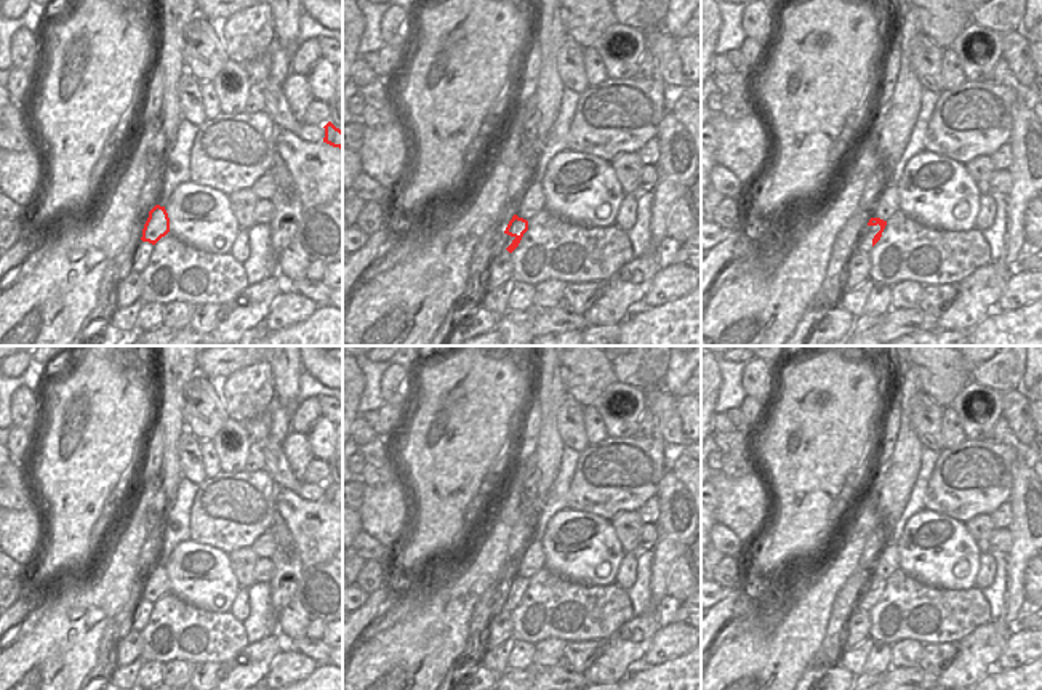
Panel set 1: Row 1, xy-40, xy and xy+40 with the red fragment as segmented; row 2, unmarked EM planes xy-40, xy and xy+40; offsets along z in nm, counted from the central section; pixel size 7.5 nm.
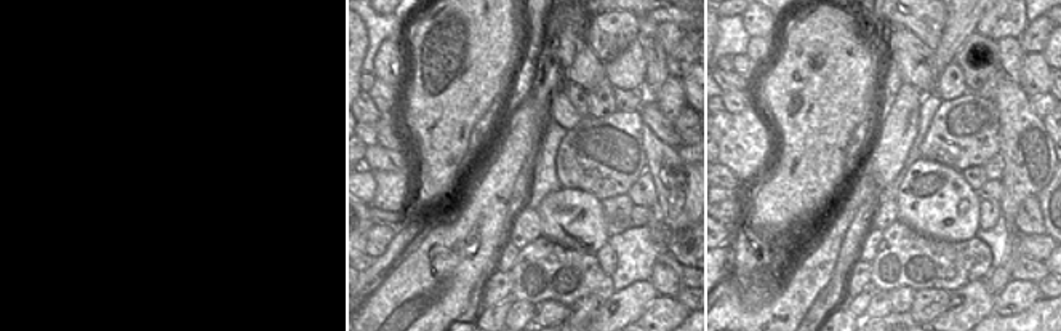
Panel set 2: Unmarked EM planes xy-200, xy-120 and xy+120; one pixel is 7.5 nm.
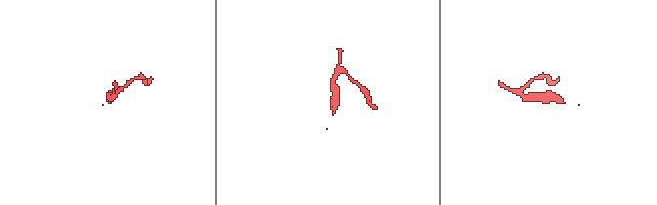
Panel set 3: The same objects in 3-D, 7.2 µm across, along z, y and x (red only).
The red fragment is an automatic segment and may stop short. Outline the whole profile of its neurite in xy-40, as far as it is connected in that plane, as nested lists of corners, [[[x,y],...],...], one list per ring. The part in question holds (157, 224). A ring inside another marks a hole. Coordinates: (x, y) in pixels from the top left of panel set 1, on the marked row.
[[[155,205],[149,211],[149,218],[142,229],[142,242],[155,245],[162,237],[170,232],[170,218],[165,207]]]

